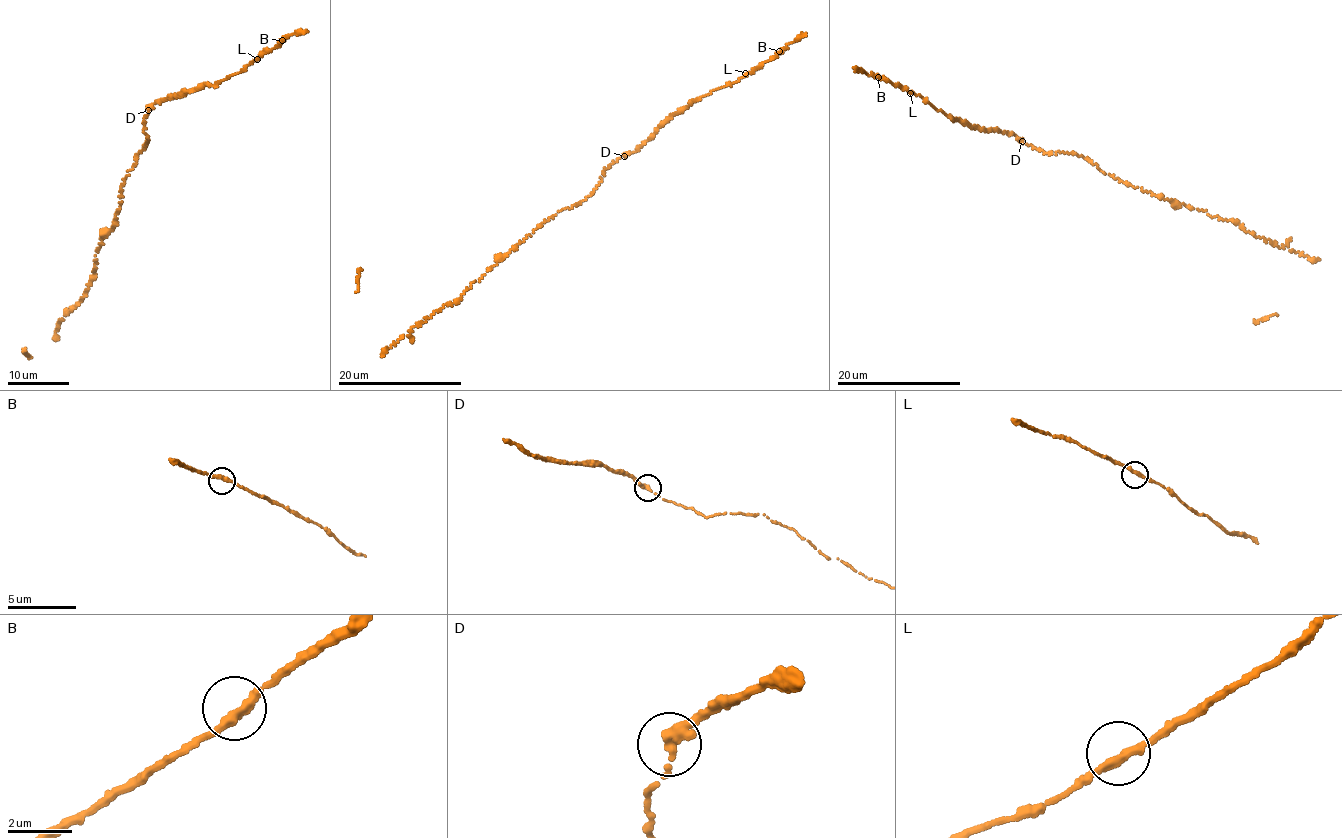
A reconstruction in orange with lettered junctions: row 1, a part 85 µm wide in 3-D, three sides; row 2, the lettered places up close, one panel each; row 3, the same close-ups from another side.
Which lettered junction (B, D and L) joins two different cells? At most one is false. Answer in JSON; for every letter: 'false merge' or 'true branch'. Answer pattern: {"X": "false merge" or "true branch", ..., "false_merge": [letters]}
{"B": "true branch", "D": "false merge", "L": "true branch", "false_merge": ["D"]}

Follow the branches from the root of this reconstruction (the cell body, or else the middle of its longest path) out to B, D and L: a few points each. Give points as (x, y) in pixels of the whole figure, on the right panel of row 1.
B: (1098, 168), (1075, 153), (1049, 155), (1010, 132), (972, 127), (938, 111), (911, 91), (878, 77)
D: (1098, 168), (1075, 153), (1049, 155), (1022, 141)
L: (1098, 168), (1075, 153), (1049, 155), (1010, 132), (972, 127), (910, 93)

